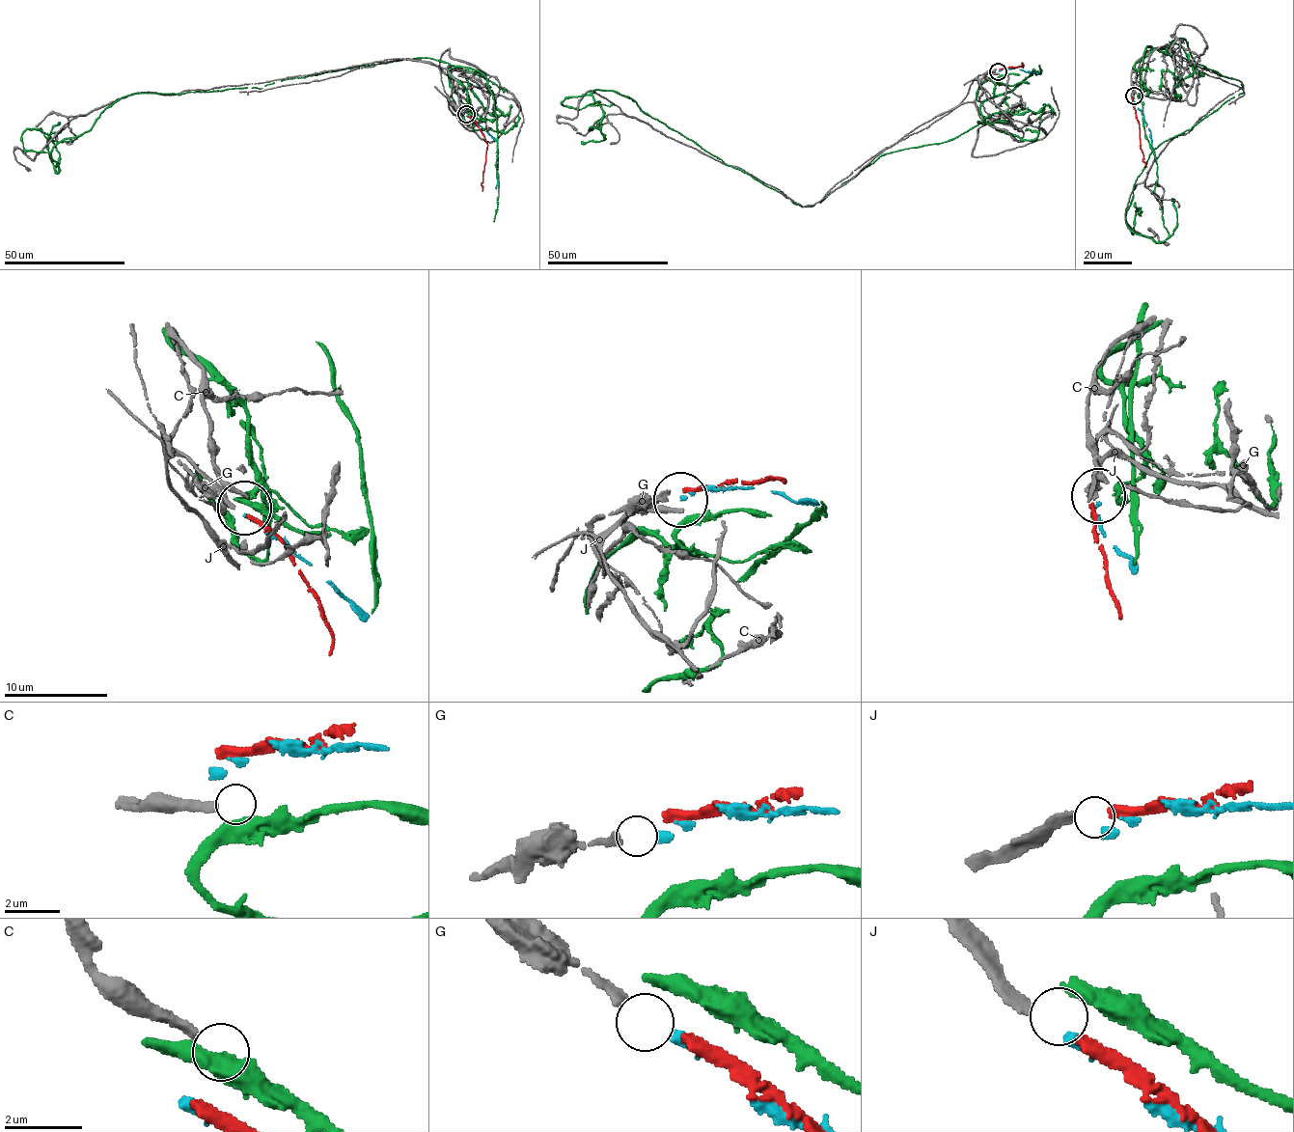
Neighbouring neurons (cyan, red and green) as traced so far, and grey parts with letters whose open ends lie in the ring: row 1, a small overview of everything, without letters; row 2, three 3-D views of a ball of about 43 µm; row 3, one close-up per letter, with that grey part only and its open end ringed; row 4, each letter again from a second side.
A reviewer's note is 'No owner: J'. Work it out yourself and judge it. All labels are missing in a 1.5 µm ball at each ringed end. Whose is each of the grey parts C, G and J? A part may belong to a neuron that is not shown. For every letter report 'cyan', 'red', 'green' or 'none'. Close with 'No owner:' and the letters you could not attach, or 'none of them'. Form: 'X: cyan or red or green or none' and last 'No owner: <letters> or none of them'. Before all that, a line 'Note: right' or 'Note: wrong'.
Note: wrong
C: none
G: cyan
J: red
No owner: C

